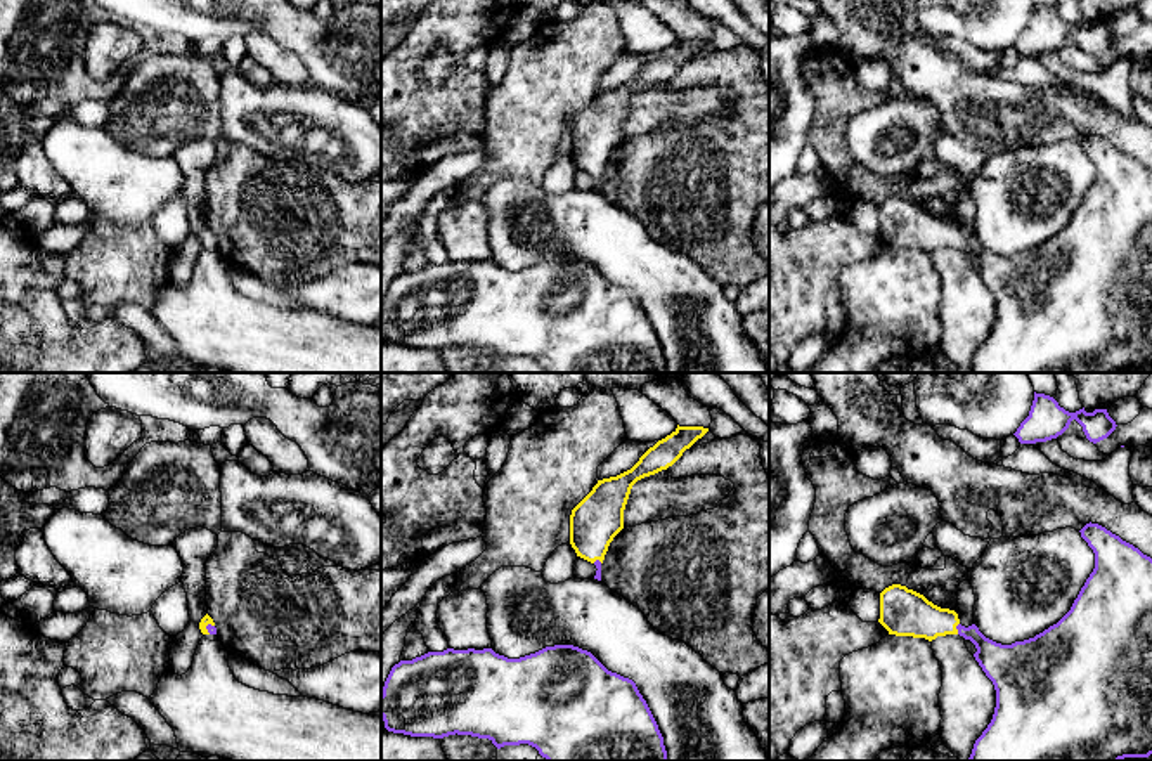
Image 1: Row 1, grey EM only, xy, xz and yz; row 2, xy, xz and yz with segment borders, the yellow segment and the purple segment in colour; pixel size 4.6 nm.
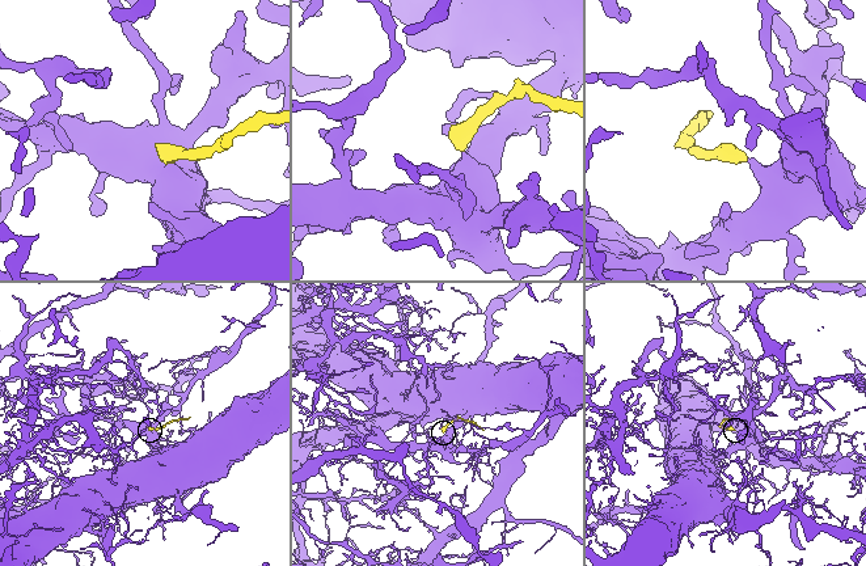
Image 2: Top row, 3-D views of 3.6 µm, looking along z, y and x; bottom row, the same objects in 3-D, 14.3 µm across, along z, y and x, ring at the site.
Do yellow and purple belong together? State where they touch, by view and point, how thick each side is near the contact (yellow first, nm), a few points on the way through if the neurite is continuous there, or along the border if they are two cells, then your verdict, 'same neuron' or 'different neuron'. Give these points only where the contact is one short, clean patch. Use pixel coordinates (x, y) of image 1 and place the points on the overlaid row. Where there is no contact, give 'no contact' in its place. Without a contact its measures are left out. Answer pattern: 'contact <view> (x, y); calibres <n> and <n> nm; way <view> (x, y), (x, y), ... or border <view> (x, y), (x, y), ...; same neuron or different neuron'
contact yz (955, 628); calibres 220 and 160 nm; way yz (905, 612), (955, 628), (970, 633), (996, 661); same neuron

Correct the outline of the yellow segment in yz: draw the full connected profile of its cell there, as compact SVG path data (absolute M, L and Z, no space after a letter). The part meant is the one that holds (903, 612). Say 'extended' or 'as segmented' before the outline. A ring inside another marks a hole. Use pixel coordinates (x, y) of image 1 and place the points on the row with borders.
extended | M1090 522L1079 532L1095 553L1093 572L1071 610L1024 641L996 643L975 624L961 626L955 610L941 608L906 586L892 584L880 593L878 622L889 634L929 641L960 634L975 645L974 657L994 685L996 707L968 761L1121 761L1152 754L1152 558L1098 524Z

